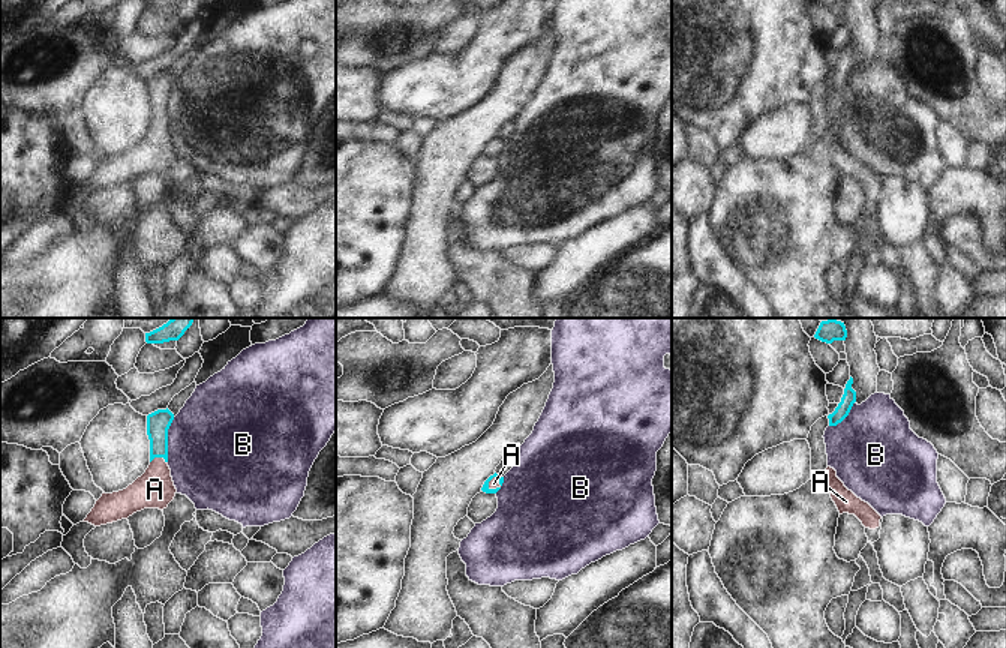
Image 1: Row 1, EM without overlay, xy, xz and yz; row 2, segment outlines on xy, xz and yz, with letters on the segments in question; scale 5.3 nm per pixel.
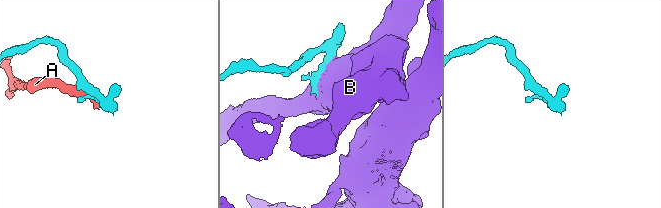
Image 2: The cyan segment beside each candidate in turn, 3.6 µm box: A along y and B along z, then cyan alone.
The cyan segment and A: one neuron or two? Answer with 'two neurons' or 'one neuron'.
one neuron

